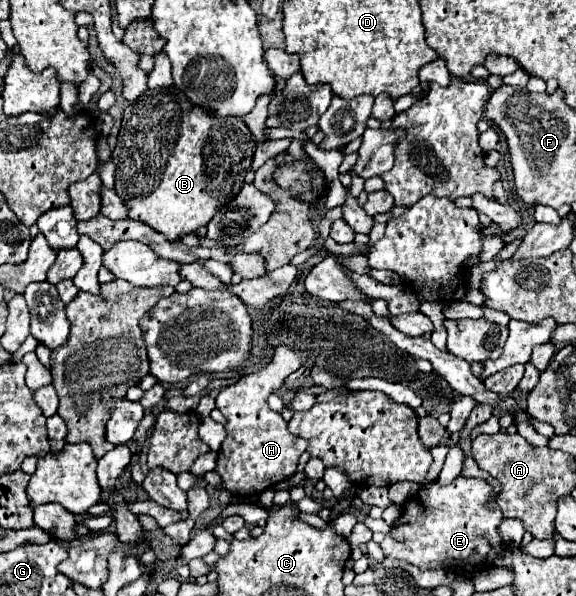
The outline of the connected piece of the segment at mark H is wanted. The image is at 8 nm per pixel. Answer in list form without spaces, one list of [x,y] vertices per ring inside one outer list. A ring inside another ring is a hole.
[[[280,344],[268,366],[220,390],[216,398],[216,408],[228,420],[228,424],[224,426],[228,436],[218,452],[216,472],[222,478],[222,486],[230,494],[238,498],[252,498],[276,486],[278,482],[290,478],[296,472],[298,458],[308,448],[308,442],[290,434],[284,418],[268,408],[268,396],[276,392],[284,384],[284,380],[292,372],[296,372],[302,364],[306,364],[310,358],[312,352],[308,350]]]

